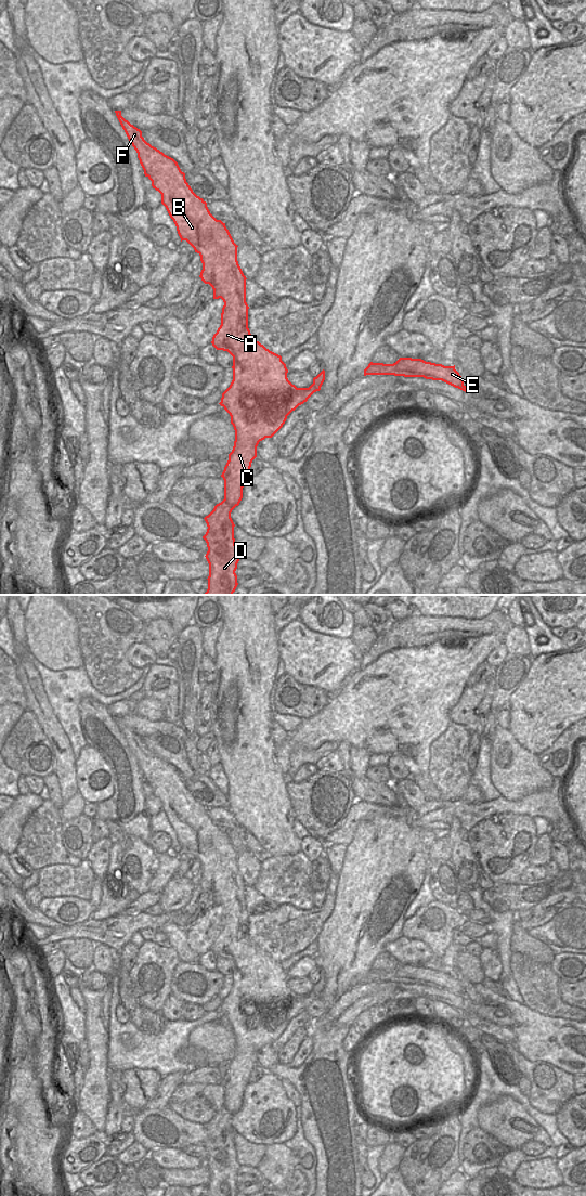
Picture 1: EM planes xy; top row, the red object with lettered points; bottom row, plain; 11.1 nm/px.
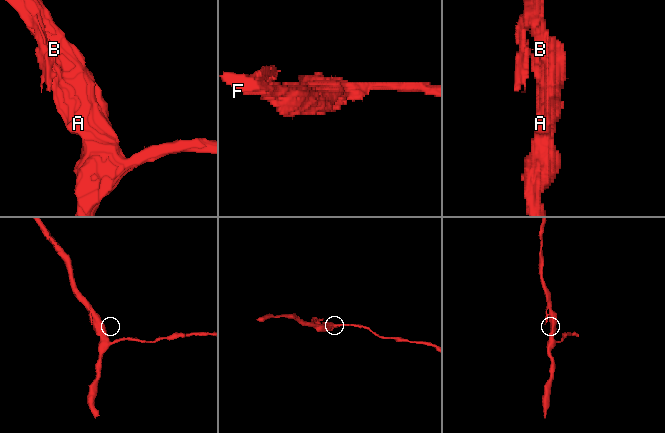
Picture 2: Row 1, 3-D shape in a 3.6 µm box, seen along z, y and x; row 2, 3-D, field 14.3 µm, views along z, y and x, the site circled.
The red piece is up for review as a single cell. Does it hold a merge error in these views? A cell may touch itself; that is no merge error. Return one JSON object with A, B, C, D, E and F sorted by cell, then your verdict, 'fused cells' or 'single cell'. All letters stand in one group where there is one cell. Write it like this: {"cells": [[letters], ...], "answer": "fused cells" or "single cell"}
{"cells": [["A", "B", "C", "D", "E", "F"]], "answer": "single cell"}

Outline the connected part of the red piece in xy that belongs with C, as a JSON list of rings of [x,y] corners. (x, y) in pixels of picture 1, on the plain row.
[[[115,717],[129,749],[138,759],[138,765],[145,783],[152,788],[152,793],[161,801],[161,810],[173,827],[178,841],[186,847],[200,862],[203,876],[199,884],[213,896],[213,906],[221,905],[224,909],[221,920],[221,932],[212,944],[212,952],[217,957],[227,958],[233,963],[233,987],[222,1000],[219,1010],[231,1023],[235,1037],[235,1048],[229,1067],[221,1083],[224,1087],[224,1106],[217,1110],[213,1117],[204,1126],[207,1139],[203,1145],[207,1149],[206,1166],[209,1170],[208,1196],[236,1196],[235,1180],[239,1165],[234,1145],[234,1129],[232,1117],[243,1105],[244,1089],[250,1082],[252,1067],[257,1064],[257,1053],[265,1044],[272,1044],[285,1030],[287,1023],[321,993],[325,987],[323,976],[313,985],[309,994],[297,994],[288,985],[288,976],[282,963],[270,958],[251,942],[248,935],[248,911],[246,909],[246,883],[237,868],[237,852],[221,827],[217,827],[209,818],[207,809],[197,803],[185,785],[178,769],[147,750],[142,738],[121,723],[121,717]]]

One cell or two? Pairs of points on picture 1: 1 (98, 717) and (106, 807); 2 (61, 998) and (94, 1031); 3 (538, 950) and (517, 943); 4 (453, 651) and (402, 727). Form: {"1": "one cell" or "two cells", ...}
{"1": "one cell", "2": "two cells", "3": "one cell", "4": "one cell"}

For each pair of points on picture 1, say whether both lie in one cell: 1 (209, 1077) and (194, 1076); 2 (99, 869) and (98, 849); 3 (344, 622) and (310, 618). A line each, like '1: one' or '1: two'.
1: one
2: one
3: one

